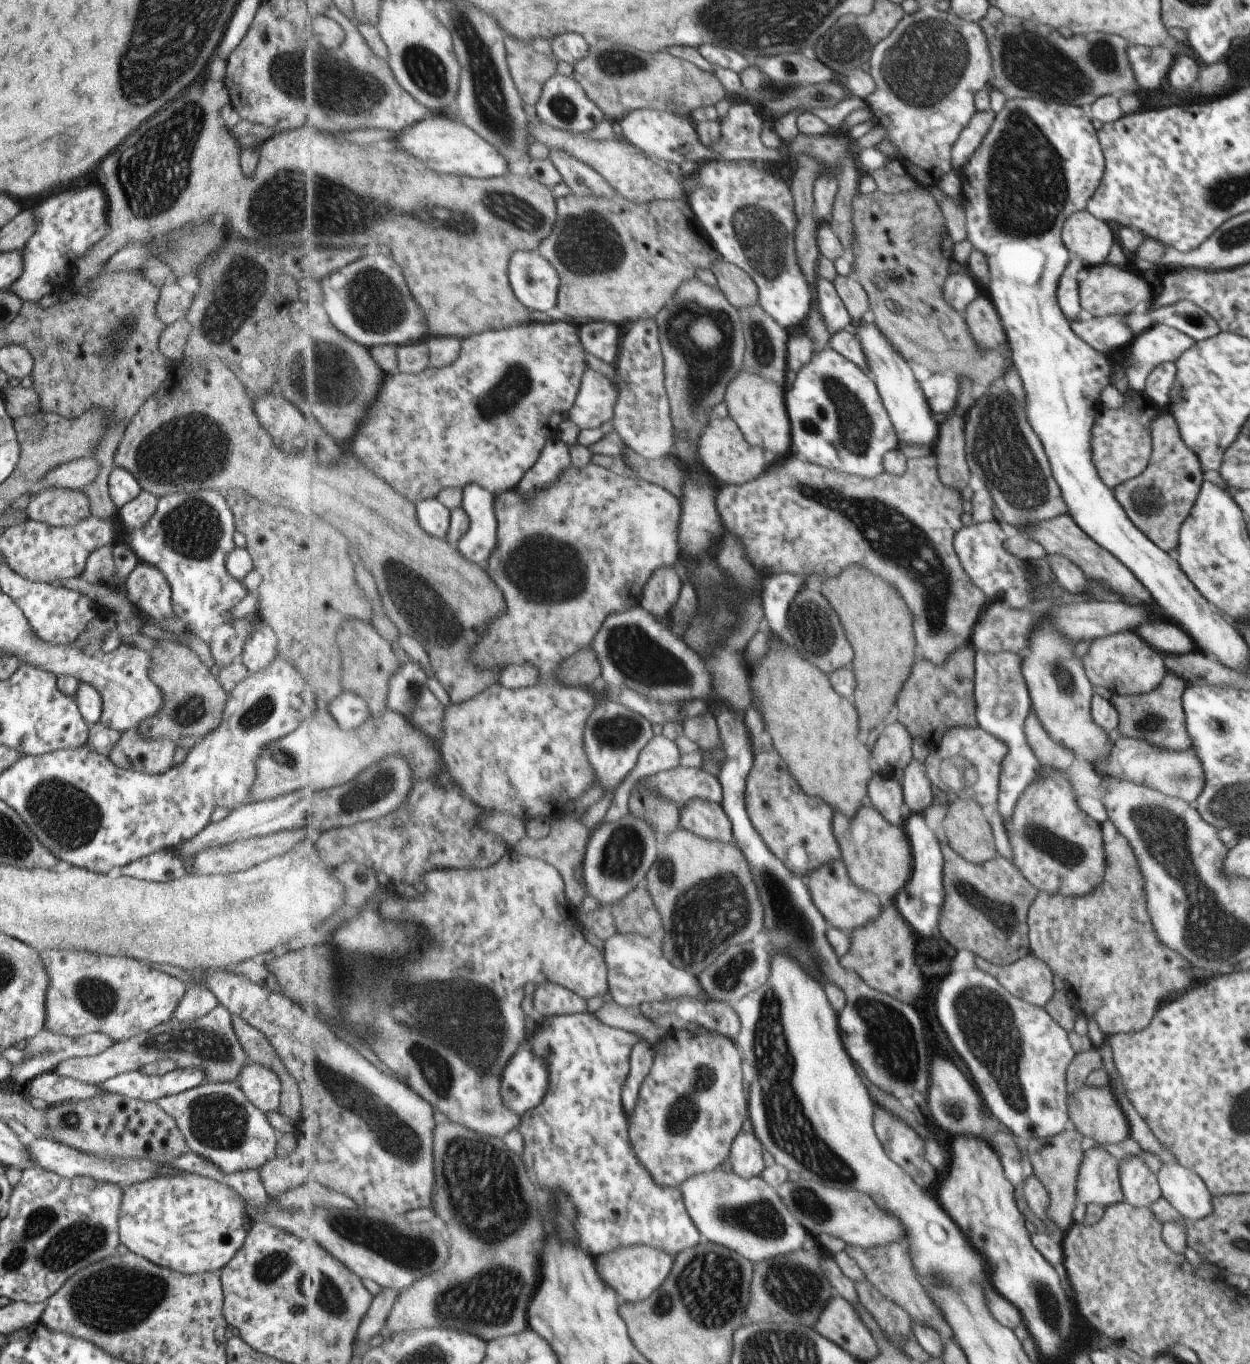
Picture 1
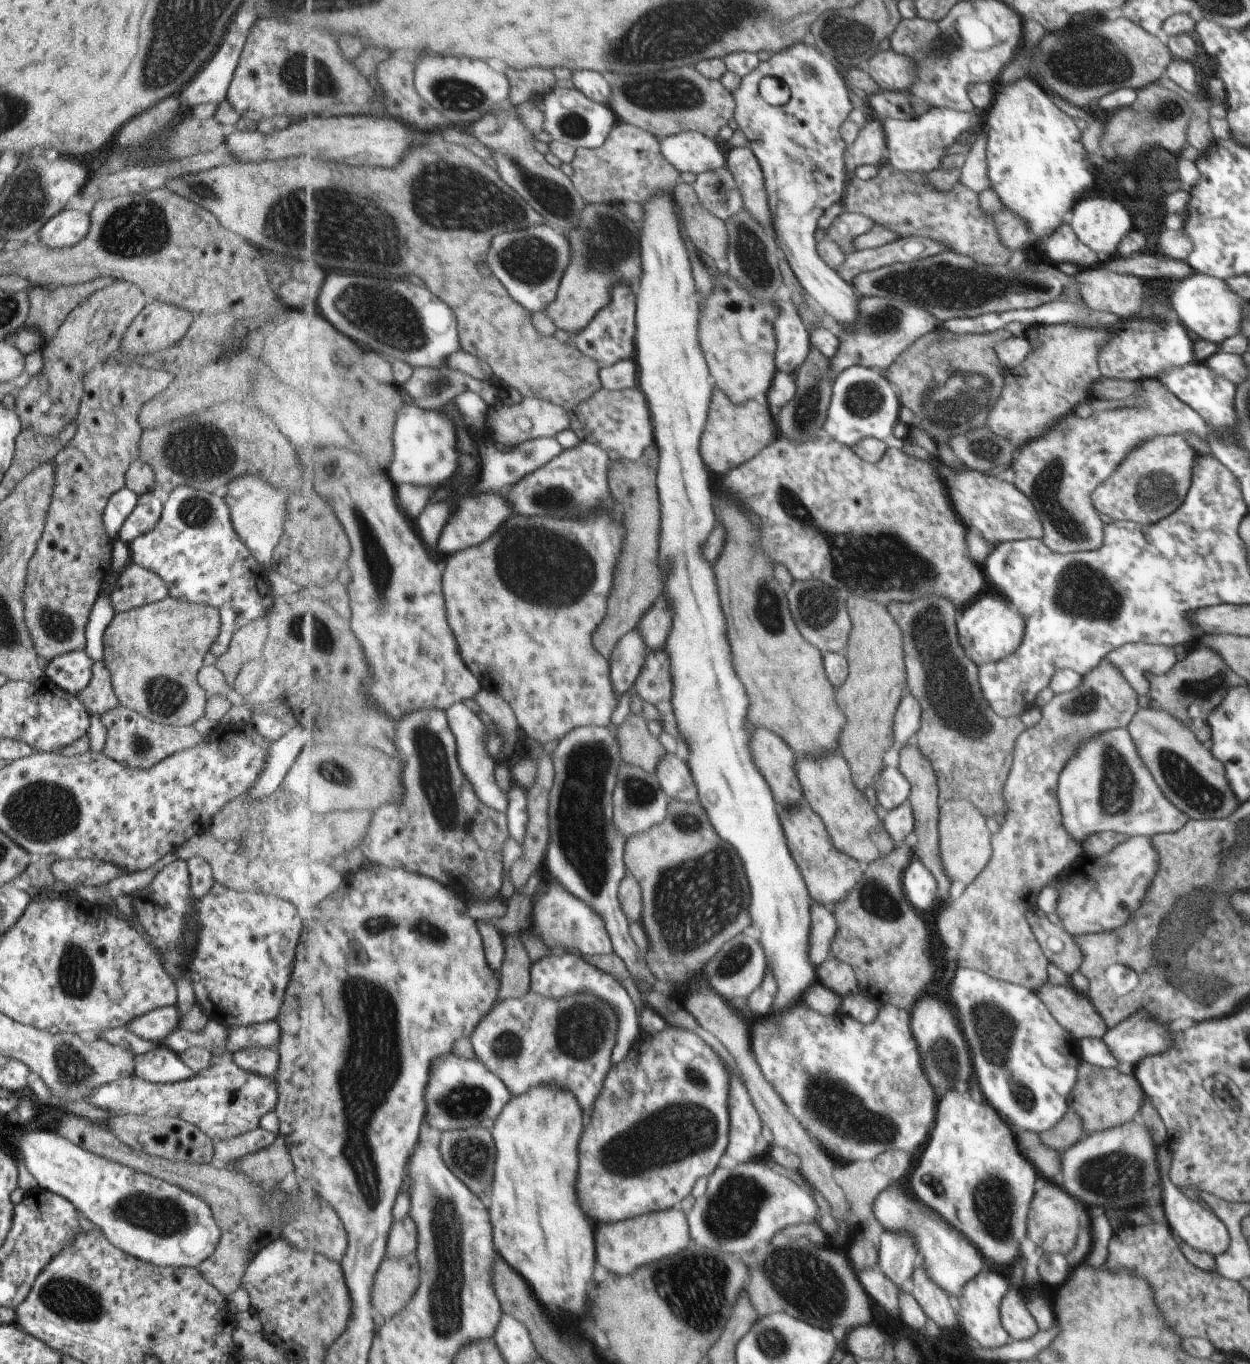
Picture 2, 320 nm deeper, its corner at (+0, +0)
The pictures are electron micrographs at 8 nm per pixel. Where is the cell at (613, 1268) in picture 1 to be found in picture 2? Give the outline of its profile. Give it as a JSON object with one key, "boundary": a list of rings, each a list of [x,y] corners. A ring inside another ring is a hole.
{"boundary":[[[675,1206],[601,1226],[597,1230],[597,1262],[611,1272],[633,1275],[641,1267],[685,1250],[692,1242],[687,1212],[681,1206]]]}

